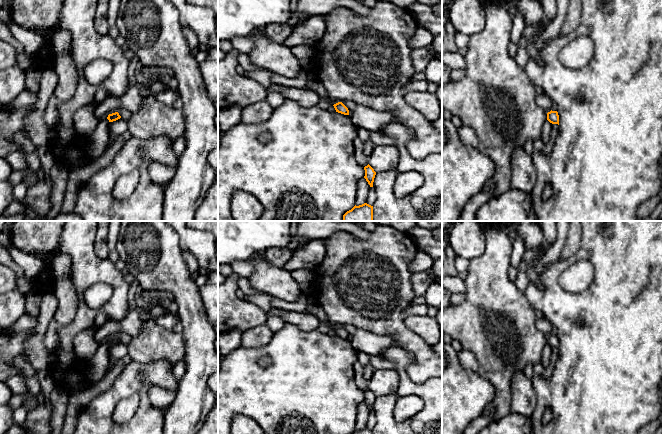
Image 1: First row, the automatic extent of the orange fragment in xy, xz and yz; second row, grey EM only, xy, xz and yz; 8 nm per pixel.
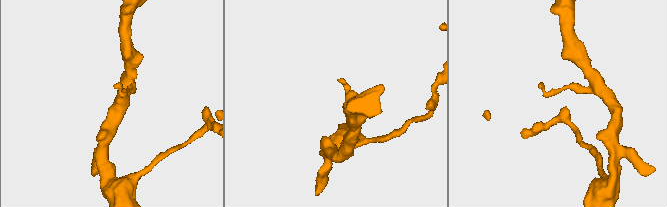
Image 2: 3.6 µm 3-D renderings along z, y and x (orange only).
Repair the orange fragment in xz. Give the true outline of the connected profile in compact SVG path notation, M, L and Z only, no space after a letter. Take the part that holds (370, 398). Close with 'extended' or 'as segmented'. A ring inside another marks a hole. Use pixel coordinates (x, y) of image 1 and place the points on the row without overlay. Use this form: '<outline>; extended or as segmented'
M369 388L364 391L364 394L365 394L364 402L366 403L370 411L373 411L373 406L374 406L376 396Z; as segmented

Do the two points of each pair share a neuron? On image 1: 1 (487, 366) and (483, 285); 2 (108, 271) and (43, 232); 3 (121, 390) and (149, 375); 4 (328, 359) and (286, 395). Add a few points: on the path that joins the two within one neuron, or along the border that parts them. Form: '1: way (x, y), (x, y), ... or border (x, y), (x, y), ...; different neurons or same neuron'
1: way (487, 346), (486, 305); same neuron
2: border (62, 231), (59, 245), (53, 252); different neurons
3: way (128, 383), (136, 375), (142, 375); same neuron
4: way (318, 369), (296, 391); same neuron

